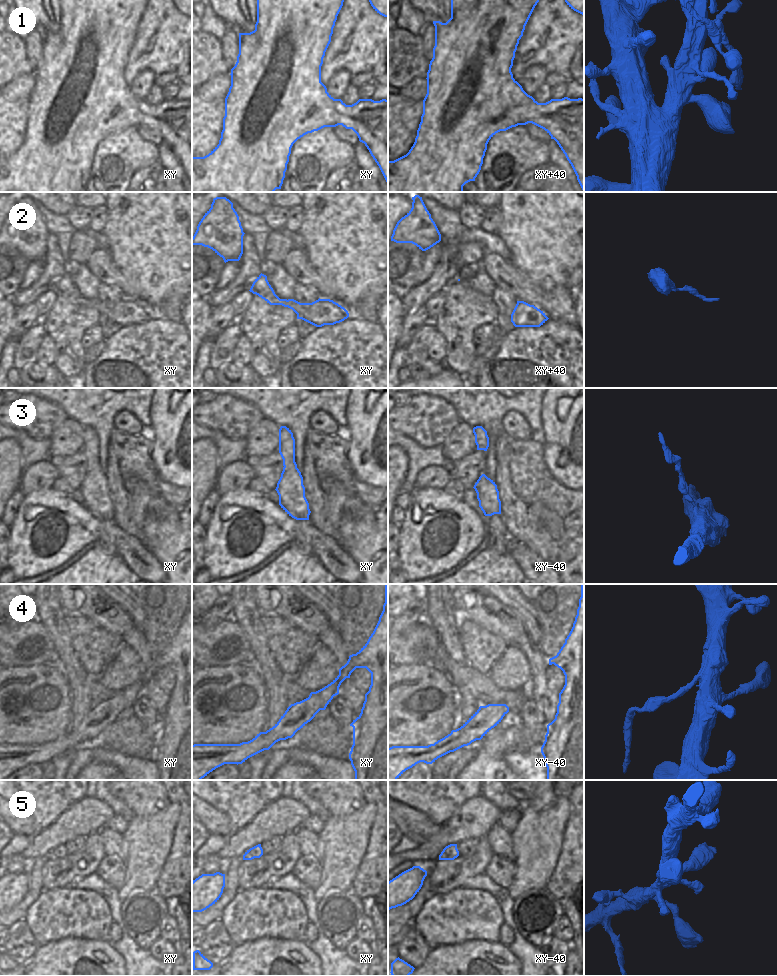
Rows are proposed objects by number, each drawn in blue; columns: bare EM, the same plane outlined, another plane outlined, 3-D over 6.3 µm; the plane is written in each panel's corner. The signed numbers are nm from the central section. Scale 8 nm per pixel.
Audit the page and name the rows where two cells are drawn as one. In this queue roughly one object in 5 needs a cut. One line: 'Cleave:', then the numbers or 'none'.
Cleave: 3, 4.

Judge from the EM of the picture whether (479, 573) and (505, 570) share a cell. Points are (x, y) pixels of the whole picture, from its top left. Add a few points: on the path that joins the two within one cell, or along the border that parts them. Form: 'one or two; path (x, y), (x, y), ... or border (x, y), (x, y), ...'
one; path (485, 573), (499, 573)

